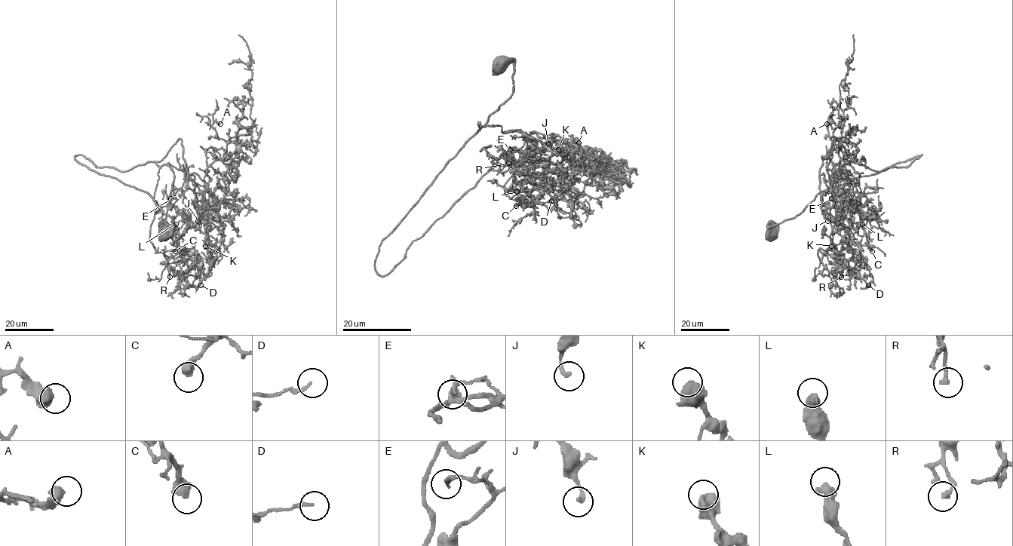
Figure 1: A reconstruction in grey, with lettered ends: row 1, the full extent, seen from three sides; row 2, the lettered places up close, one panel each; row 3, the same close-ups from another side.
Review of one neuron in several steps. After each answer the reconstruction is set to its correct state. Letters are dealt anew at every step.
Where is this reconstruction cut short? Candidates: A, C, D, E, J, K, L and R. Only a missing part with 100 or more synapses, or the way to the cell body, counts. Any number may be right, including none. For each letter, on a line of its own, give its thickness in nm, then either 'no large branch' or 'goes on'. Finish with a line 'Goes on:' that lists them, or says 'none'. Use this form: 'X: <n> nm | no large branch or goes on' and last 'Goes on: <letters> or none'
A: 550 nm | no large branch
C: 480 nm | no large branch
D: 150 nm | no large branch
E: 240 nm | no large branch
J: 200 nm | no large branch
K: 700 nm | no large branch
L: 500 nm | no large branch
R: 240 nm | no large branch
Goes on: none

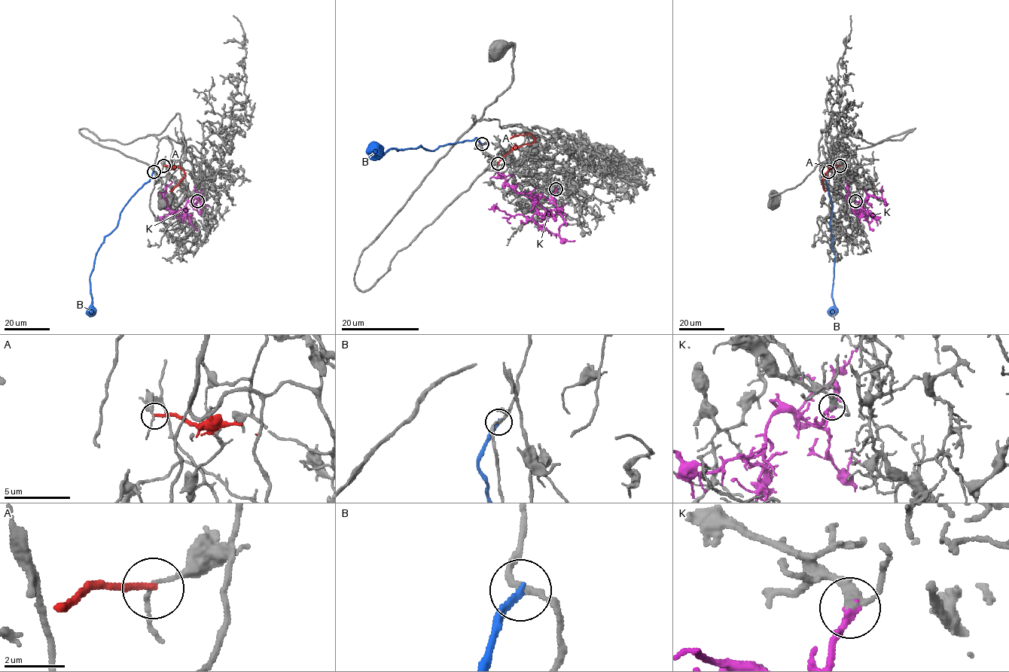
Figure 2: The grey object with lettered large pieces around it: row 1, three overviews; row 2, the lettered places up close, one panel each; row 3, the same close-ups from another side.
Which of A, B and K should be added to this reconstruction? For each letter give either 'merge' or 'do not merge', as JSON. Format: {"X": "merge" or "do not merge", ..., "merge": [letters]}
{"A": "do not merge", "B": "do not merge", "K": "merge", "merge": ["K"]}

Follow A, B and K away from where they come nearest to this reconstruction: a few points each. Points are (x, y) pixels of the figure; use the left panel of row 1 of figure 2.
A: (163, 165), (178, 167), (184, 172), (179, 183), (170, 191)
B: (153, 171), (150, 179), (125, 205), (120, 213), (117, 226), (105, 237), (96, 252), (89, 276), (90, 316)
K: (196, 201), (194, 204), (188, 202), (184, 209), (172, 212), (167, 206), (163, 196), (166, 187), (171, 180)

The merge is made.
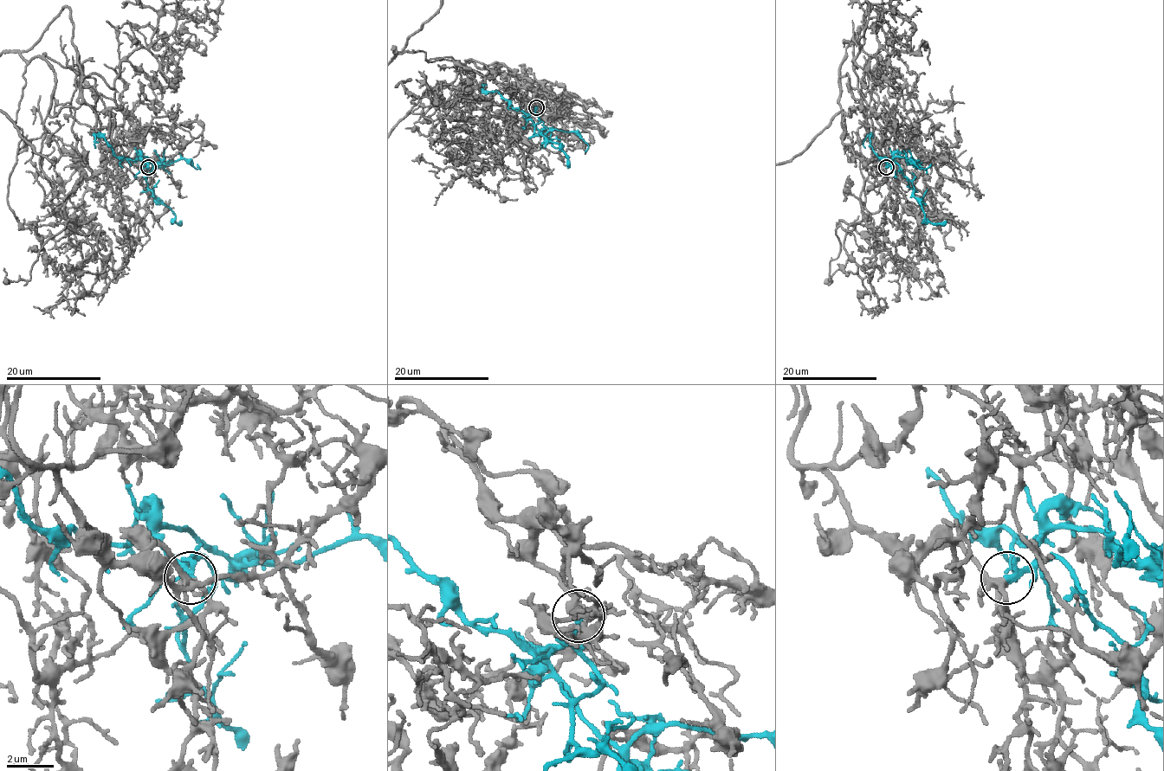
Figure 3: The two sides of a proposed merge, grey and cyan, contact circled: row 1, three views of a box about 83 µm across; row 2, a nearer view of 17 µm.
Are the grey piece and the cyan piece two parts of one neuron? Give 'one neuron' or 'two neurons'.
one neuron

